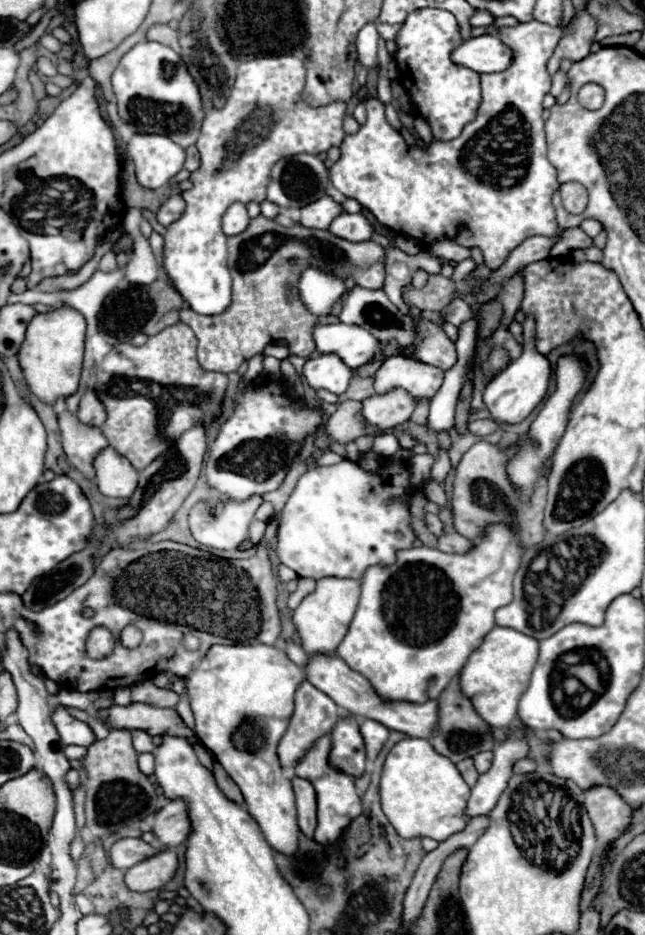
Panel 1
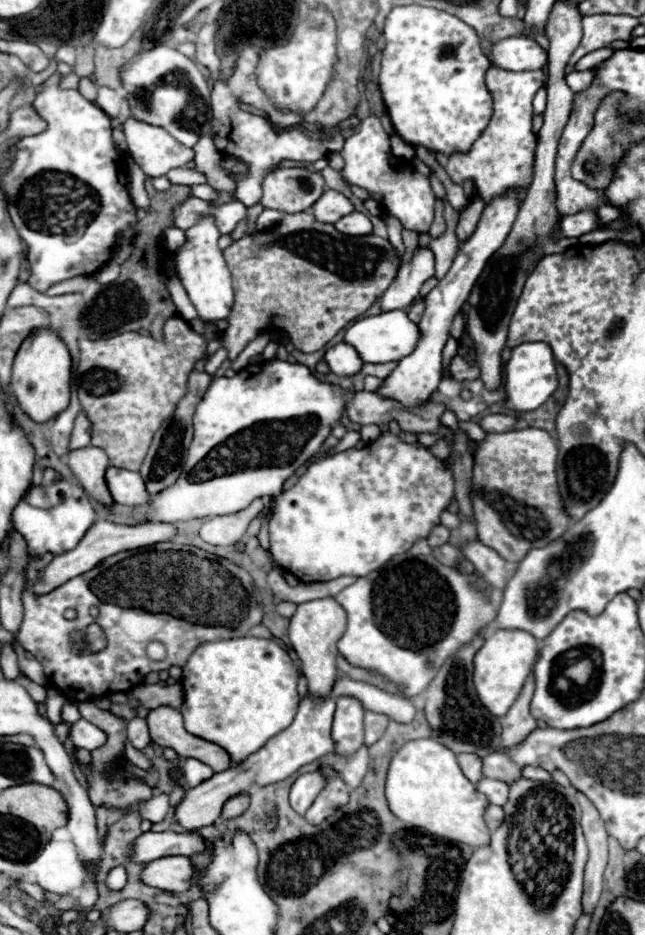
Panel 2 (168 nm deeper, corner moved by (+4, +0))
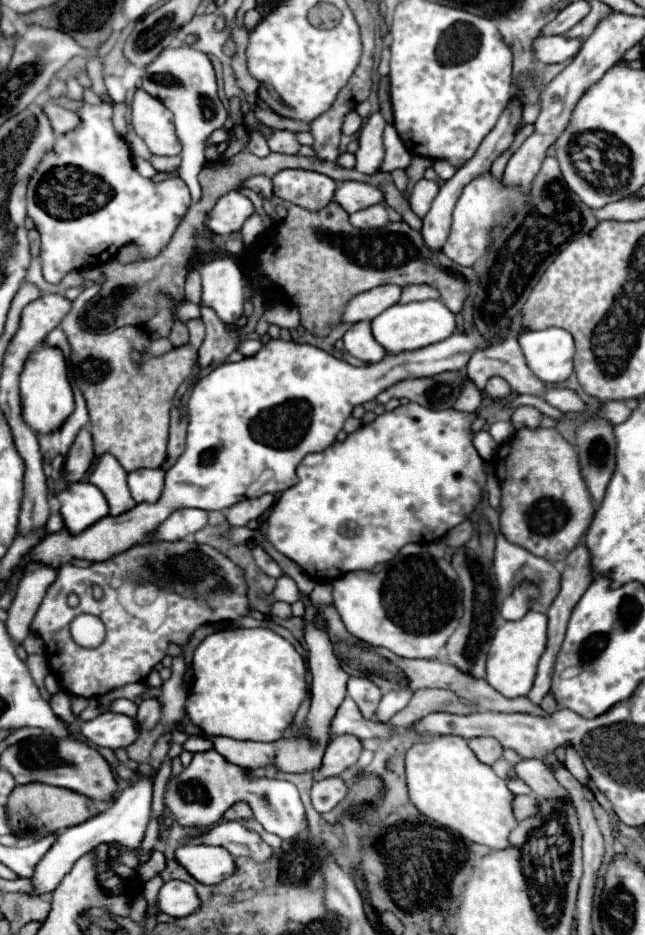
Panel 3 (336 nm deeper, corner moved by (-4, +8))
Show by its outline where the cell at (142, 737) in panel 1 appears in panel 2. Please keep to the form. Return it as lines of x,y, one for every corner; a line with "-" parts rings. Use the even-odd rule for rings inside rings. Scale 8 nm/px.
134,717
132,721
128,721
128,741
136,749
144,749
150,745
150,733
148,733
148,725
144,719

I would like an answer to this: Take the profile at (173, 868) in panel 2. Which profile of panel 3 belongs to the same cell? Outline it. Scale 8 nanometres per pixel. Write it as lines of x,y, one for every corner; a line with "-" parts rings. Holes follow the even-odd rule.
184,845
176,851
176,857
200,883
216,885
236,873
234,855
224,847

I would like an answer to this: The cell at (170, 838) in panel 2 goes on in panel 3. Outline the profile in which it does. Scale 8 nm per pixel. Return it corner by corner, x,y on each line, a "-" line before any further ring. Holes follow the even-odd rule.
222,821
216,827
212,827
206,835
192,839
194,845
198,843
212,843
212,845
222,845
228,851
232,851
234,857
250,857
256,863
264,863
272,855
272,847
264,843
264,839
248,829
244,823
236,821

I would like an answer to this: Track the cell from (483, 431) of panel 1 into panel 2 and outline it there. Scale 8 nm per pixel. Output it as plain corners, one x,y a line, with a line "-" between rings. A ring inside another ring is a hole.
486,415
480,419
480,427
486,433
500,433
500,431
510,431
516,423
514,415

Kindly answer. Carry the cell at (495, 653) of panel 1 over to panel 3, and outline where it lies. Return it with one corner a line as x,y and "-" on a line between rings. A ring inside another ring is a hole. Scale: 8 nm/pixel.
530,609
522,619
506,621
492,639
486,661
486,681
492,687
496,687
496,691
500,691
504,697
510,699
528,695
538,671
538,661
546,649
548,641
546,635
548,635
548,617
540,611

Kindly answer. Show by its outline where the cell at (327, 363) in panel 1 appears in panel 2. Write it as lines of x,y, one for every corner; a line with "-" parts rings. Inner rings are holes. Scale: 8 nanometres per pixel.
338,343
324,353
324,361
336,377
352,377
362,369
362,359
346,343

